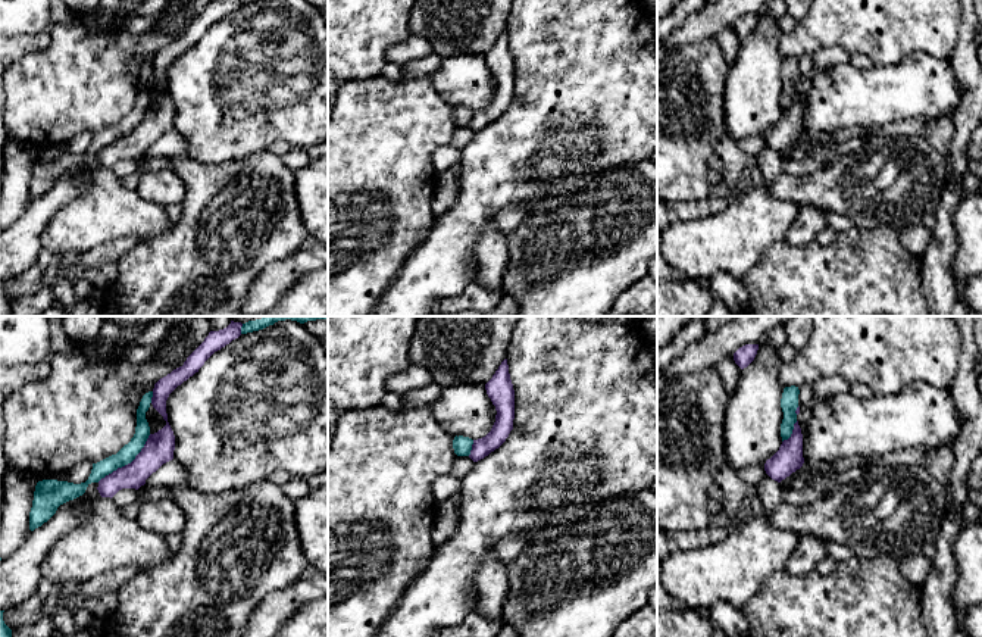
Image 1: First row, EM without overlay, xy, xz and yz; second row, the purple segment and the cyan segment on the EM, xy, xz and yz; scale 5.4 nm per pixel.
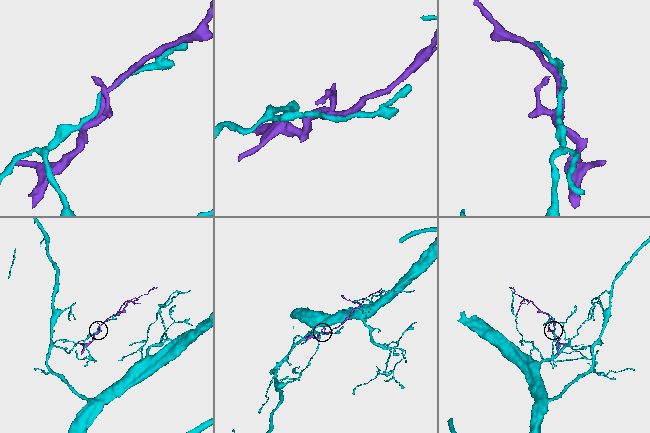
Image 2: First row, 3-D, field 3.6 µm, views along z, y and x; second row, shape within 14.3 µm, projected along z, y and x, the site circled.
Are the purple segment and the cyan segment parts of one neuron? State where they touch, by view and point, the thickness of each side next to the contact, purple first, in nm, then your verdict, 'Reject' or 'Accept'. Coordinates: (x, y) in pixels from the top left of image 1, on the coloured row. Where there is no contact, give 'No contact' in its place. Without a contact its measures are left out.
Touches purple at xy (128, 464). Thickness 160 nm (purple) against 90 nm. Reject

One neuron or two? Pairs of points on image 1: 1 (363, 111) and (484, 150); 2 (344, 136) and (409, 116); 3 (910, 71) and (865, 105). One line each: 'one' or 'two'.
1: two
2: one
3: one

